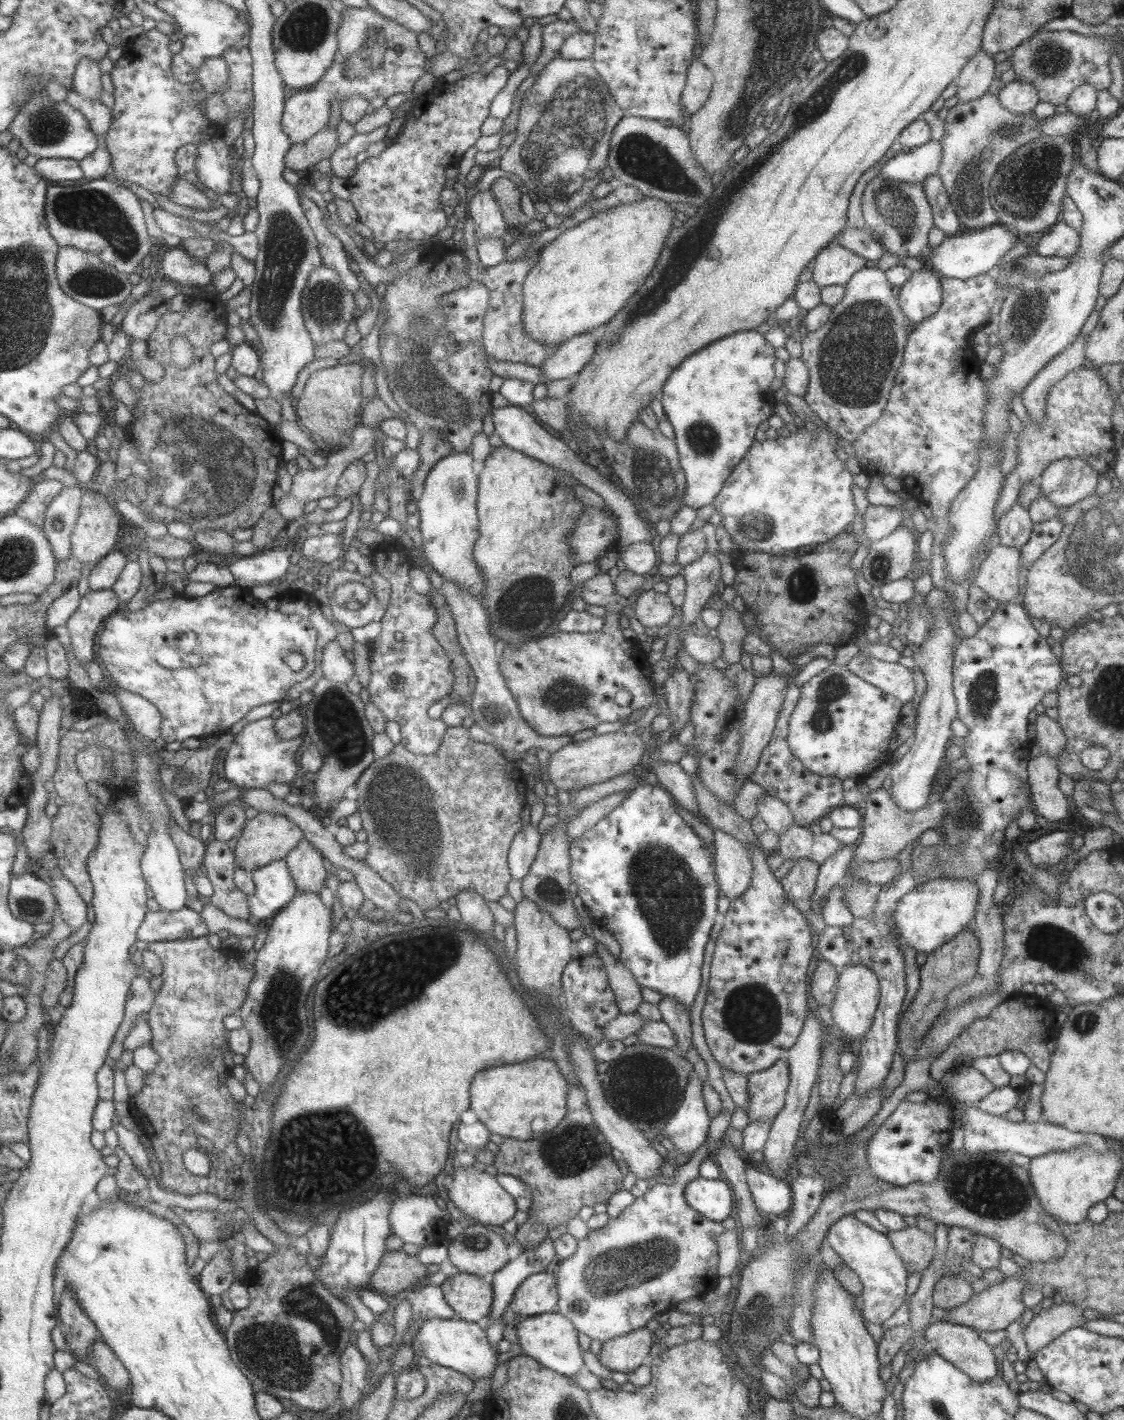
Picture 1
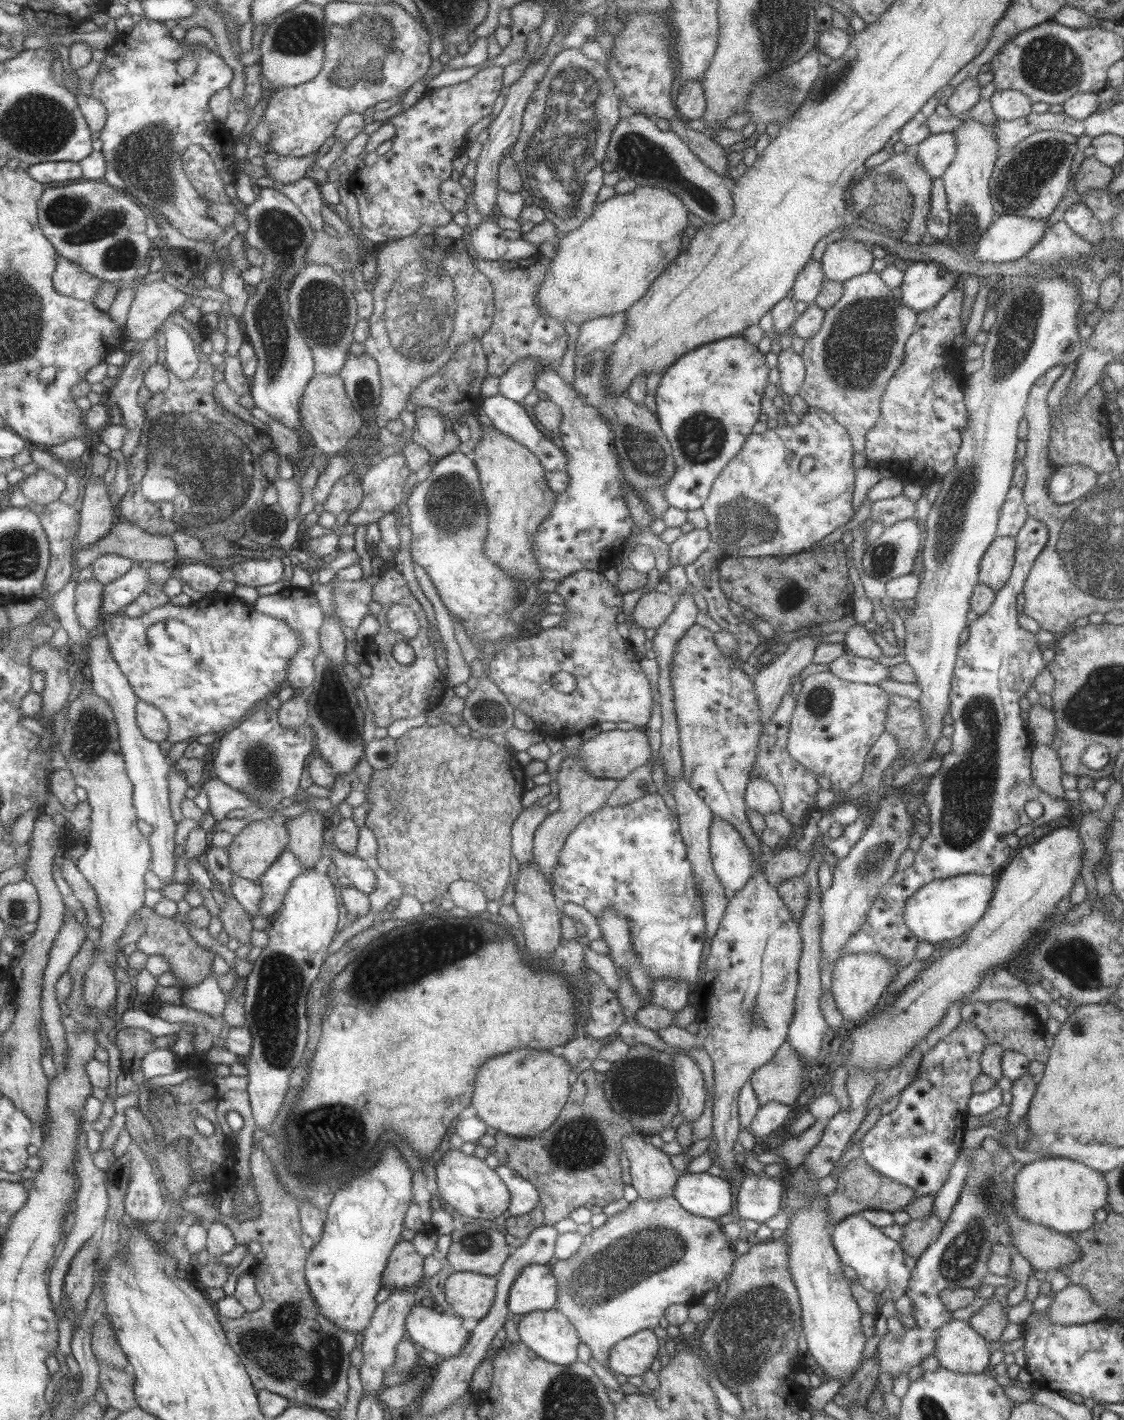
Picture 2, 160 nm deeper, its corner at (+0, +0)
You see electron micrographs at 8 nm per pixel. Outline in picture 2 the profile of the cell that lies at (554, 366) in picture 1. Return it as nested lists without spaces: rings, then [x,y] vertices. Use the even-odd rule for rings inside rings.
[[[626,311],[595,317],[579,324],[575,354],[585,356],[595,350],[611,350],[622,335]]]

